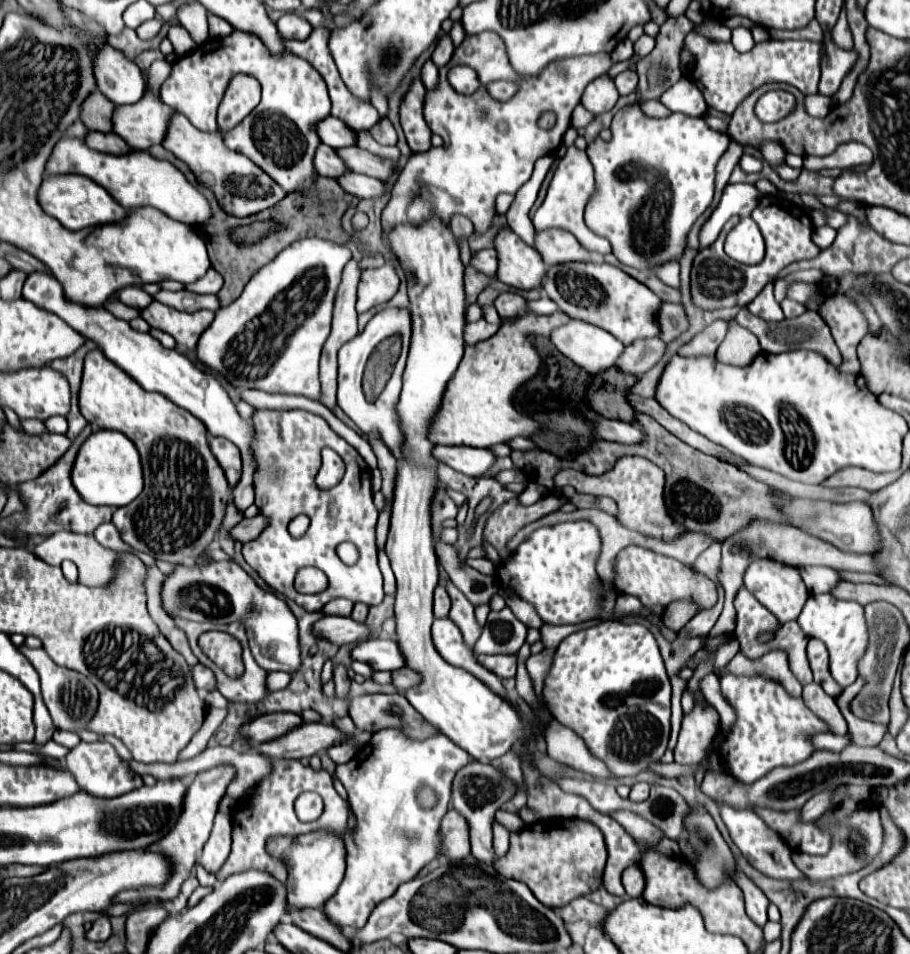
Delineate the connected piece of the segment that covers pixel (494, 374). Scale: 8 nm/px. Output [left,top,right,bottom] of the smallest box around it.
[429,292,569,448]

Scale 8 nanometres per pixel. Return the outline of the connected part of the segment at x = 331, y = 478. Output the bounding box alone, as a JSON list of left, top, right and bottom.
[315,448,345,488]

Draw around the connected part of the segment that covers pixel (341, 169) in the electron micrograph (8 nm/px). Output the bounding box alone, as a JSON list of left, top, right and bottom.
[313,144,347,178]

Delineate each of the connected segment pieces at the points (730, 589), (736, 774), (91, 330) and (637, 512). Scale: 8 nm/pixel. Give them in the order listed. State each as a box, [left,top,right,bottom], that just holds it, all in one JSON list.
[[709,520,839,636],[693,638,831,784],[23,272,257,512],[555,456,685,540]]

